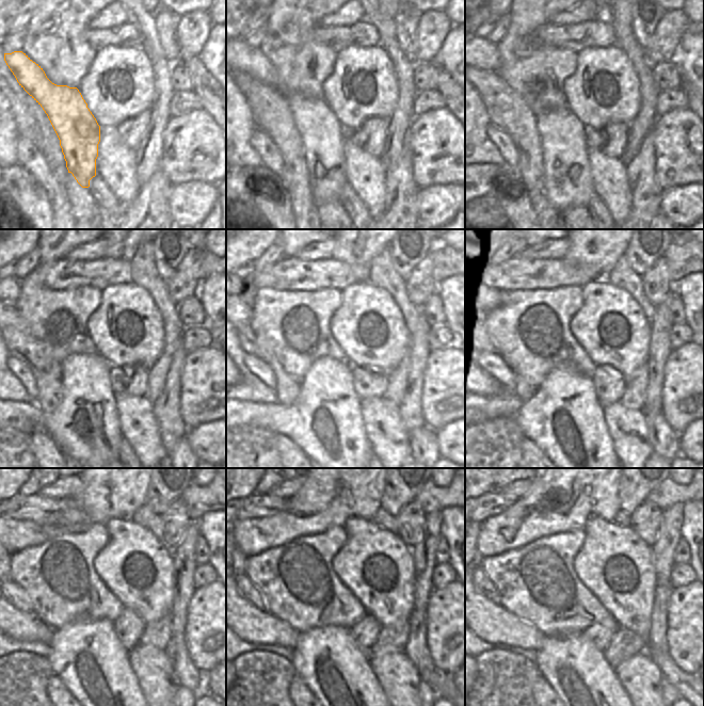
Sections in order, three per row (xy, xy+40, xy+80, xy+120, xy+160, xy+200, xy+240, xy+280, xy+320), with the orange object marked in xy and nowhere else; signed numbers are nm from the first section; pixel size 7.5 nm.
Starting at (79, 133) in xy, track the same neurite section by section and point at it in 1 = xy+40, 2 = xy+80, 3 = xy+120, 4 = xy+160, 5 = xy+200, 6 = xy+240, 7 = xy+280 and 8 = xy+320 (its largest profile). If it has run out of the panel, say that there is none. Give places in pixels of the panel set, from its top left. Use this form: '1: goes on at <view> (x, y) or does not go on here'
1: goes on at xy+40 (321, 135)
2: goes on at xy+80 (568, 182)
3: goes on at xy+120 (85, 426)
4: goes on at xy+160 (325, 422)
5: goes on at xy+200 (563, 418)
6: goes on at xy+240 (86, 656)
7: goes on at xy+280 (328, 659)
8: goes on at xy+320 (578, 672)

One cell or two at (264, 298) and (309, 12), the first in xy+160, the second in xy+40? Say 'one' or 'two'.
one

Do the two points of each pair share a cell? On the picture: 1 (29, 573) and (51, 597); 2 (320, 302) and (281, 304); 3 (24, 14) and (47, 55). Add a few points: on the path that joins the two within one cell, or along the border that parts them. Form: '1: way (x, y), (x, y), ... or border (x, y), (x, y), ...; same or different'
1: way (35, 579), (47, 591); same
2: way (310, 302), (290, 304); same
3: border (35, 11), (25, 29); different

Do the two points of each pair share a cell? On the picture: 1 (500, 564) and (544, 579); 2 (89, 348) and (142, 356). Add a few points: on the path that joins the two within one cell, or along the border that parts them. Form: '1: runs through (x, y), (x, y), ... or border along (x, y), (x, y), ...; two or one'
1: runs through (511, 573), (527, 579), (533, 579); one
2: border along (86, 325), (86, 331), (97, 352); two

